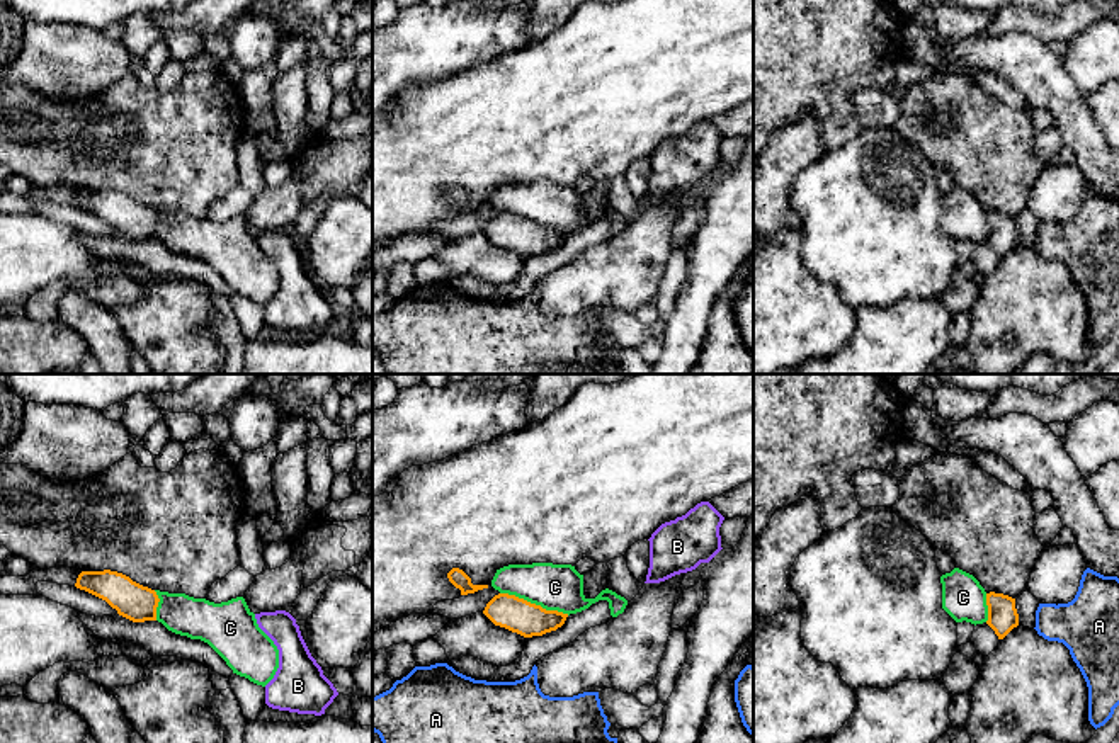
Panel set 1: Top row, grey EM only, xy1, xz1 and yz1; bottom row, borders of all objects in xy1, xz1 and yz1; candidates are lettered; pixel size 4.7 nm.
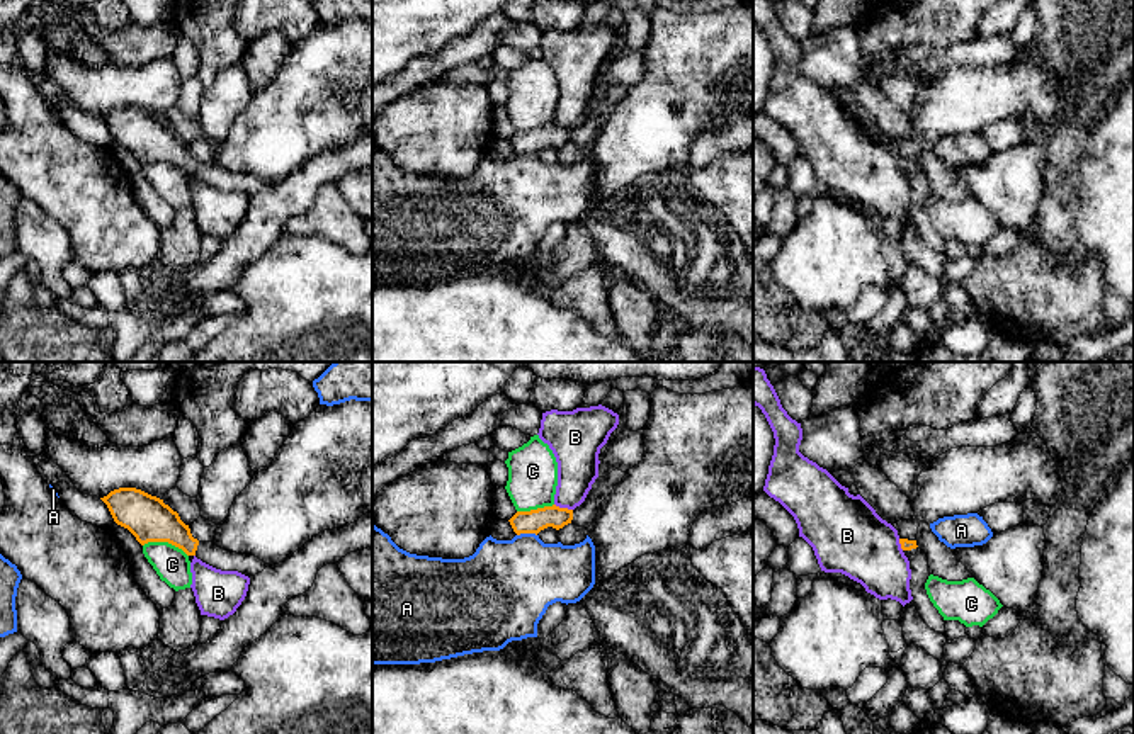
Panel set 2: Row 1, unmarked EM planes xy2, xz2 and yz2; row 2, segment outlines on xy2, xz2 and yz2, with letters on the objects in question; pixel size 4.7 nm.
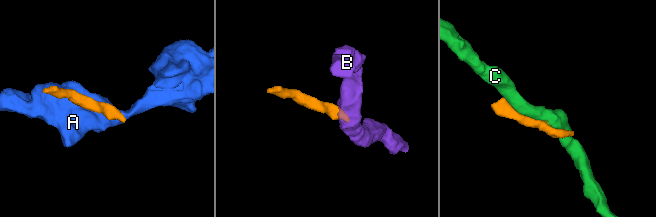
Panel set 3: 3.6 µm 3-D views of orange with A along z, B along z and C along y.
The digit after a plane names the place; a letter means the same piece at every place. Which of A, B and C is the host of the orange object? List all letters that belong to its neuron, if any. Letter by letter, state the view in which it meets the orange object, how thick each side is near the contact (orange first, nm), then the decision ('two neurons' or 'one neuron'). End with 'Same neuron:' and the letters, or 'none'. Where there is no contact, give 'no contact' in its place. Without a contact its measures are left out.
A: meets orange in xz2; 110 nm thick on the orange side, 400 nm on the other; two neurons
B: meets orange in xz2; 110 nm thick on the orange side, 200 nm on the other; two neurons
C: meets orange in xz1; 160 nm thick on the orange side, 220 nm on the other; two neurons
Same neuron: none

